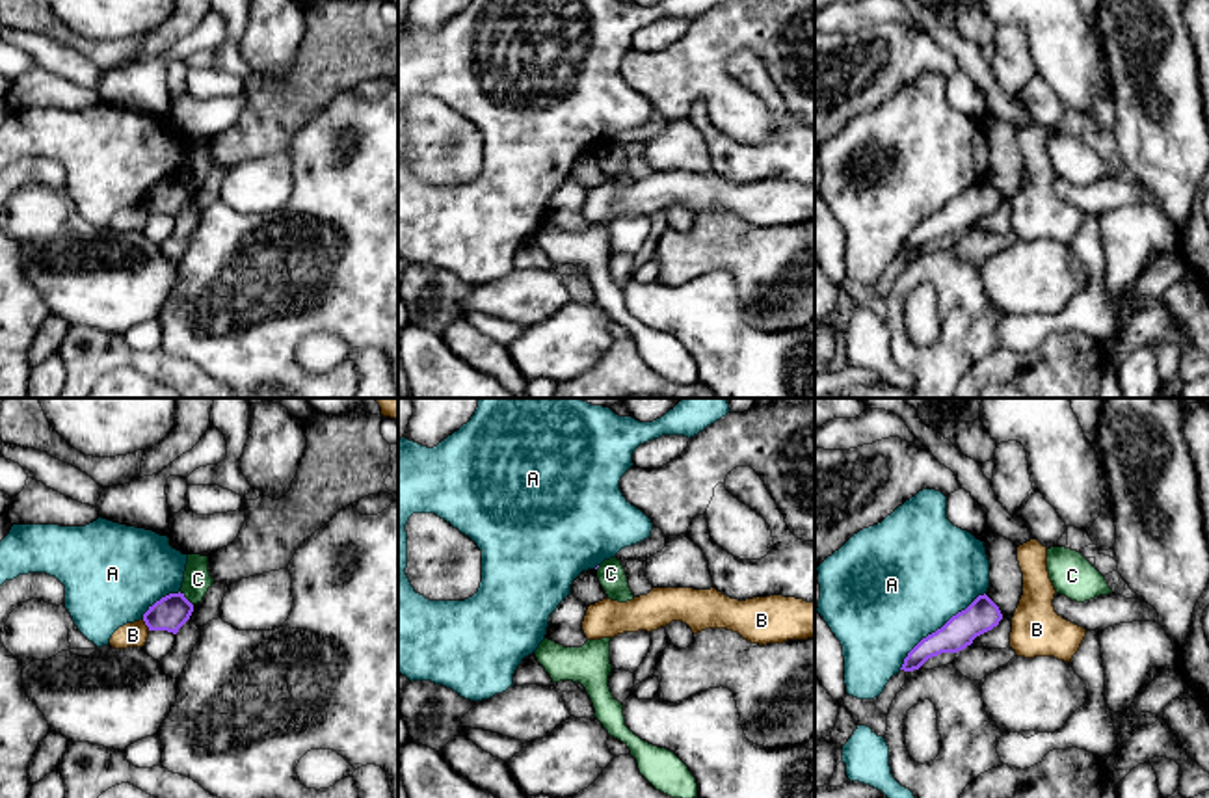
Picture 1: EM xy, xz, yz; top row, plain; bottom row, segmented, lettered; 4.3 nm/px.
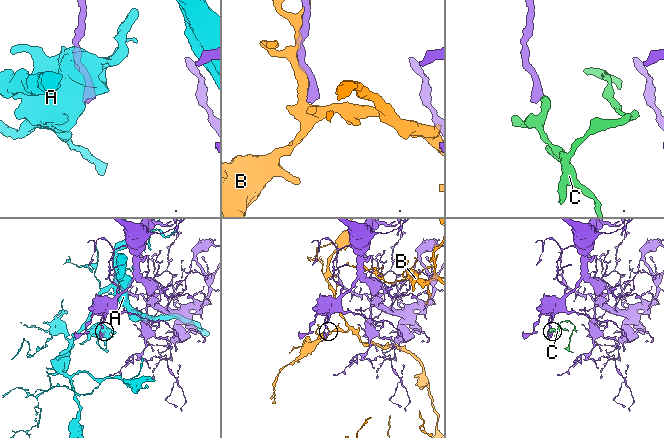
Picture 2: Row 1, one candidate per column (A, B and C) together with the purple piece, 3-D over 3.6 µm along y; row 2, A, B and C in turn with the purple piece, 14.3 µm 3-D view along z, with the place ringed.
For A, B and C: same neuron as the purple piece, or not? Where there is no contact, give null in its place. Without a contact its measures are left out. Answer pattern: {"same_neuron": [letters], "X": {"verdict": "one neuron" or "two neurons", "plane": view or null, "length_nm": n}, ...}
{"same_neuron": [], "A": {"verdict": "two neurons", "plane": "yz", "length_nm": 500}, "B": {"verdict": "two neurons", "plane": "xy", "length_nm": 60}, "C": {"verdict": "two neurons", "plane": "xy", "length_nm": 90}}

